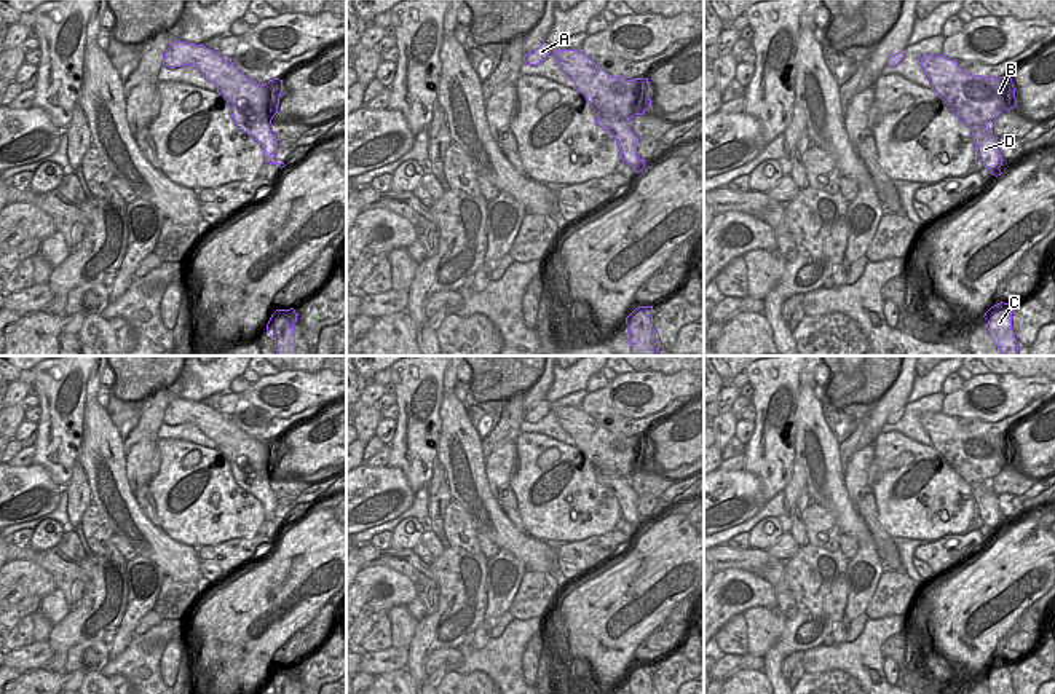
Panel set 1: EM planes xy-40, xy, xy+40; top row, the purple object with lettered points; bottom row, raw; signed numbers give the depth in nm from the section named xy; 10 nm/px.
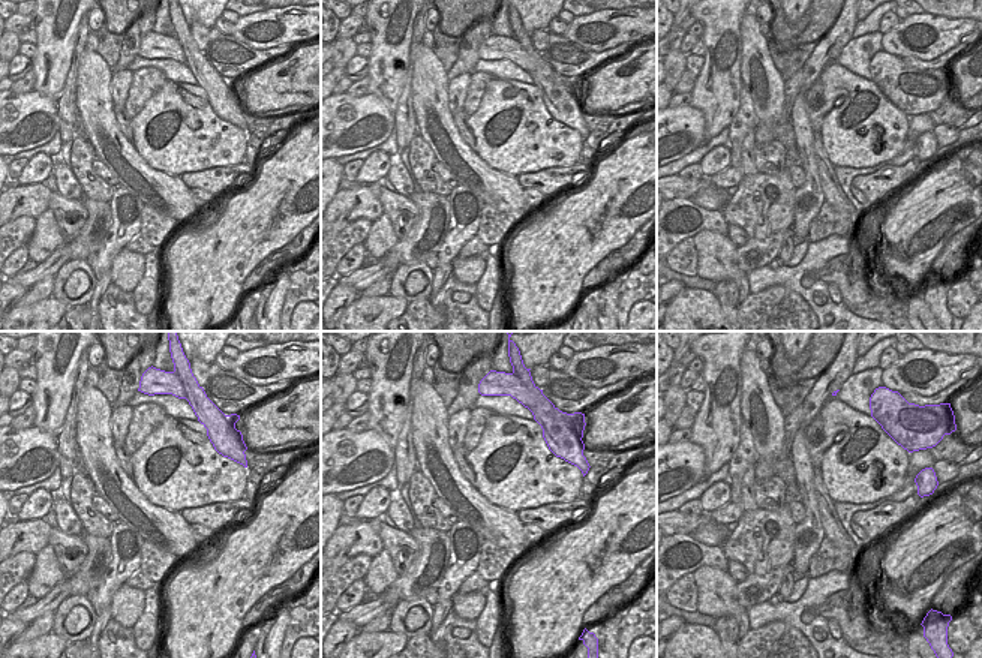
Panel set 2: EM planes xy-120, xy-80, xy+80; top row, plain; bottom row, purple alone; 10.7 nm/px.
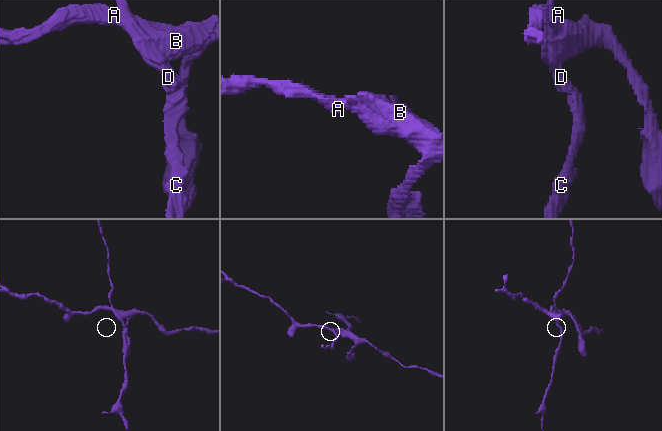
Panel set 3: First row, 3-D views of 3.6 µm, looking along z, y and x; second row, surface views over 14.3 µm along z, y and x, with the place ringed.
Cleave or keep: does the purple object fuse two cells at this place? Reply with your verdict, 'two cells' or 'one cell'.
two cells

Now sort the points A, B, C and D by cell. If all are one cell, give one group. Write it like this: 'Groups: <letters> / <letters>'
Groups: A B / C D.

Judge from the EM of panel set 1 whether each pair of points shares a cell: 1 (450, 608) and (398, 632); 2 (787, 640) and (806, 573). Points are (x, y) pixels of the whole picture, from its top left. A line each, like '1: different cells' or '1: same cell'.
1: different cells
2: same cell

